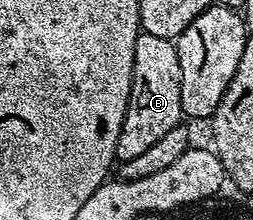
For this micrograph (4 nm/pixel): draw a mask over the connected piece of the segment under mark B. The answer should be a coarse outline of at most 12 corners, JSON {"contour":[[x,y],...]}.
{"contour":[[140,32],[116,159],[183,121],[174,41]]}

